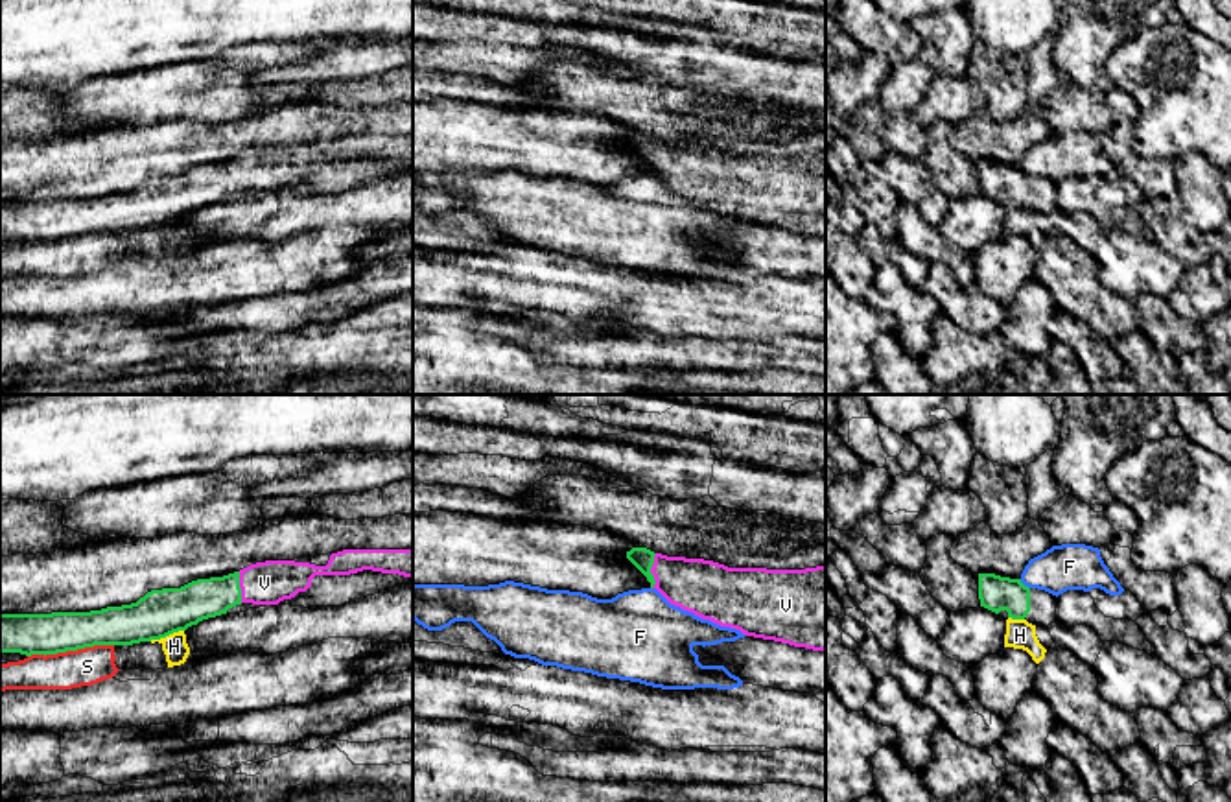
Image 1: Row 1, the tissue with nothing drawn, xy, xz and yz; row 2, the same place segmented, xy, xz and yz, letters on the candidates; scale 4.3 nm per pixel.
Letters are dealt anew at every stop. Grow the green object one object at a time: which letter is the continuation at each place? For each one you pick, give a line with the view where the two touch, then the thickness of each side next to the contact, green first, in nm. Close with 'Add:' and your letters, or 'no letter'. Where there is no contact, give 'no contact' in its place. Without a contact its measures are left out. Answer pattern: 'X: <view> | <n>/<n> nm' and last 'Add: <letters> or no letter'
V: xz | 90/240 nm
Add: V

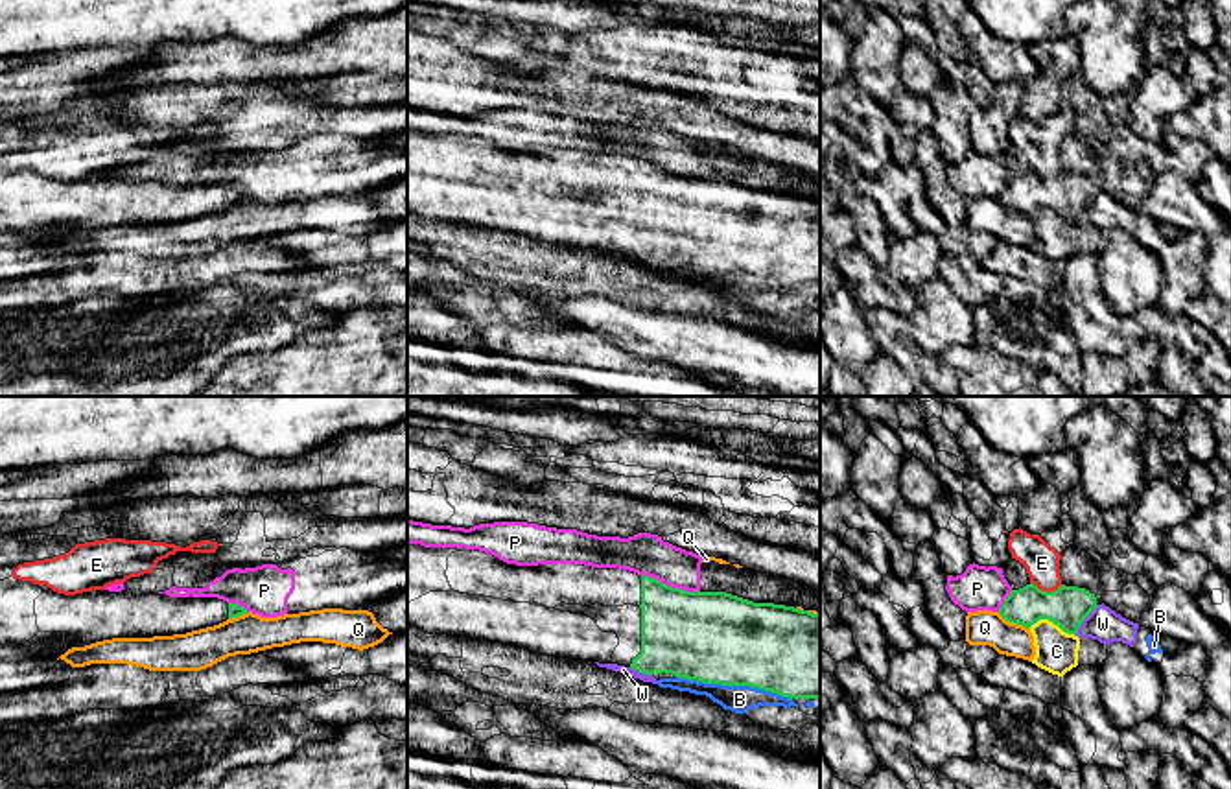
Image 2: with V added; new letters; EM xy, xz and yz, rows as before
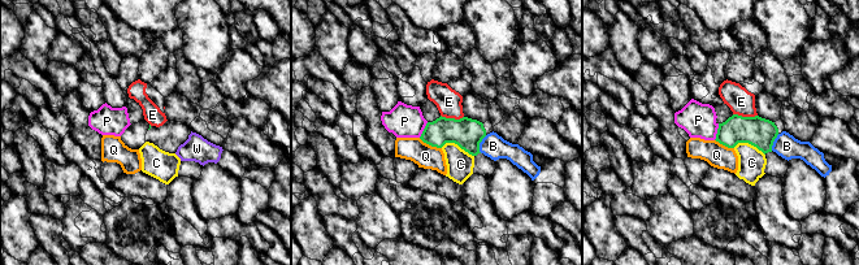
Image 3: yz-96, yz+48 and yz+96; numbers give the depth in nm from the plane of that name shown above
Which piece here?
Add: no letter

